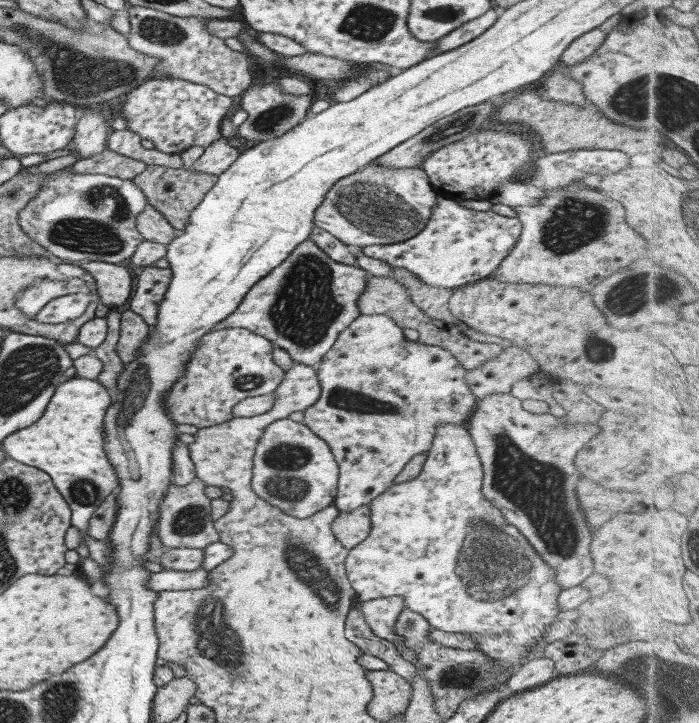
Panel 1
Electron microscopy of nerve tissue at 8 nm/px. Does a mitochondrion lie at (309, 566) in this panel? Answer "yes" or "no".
yes

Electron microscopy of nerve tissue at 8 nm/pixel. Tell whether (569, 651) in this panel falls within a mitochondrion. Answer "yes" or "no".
no

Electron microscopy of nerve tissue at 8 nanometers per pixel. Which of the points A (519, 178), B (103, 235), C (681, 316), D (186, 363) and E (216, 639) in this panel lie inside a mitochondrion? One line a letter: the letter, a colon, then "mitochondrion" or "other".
A: other
B: mitochondrion
C: other
D: other
E: mitochondrion

